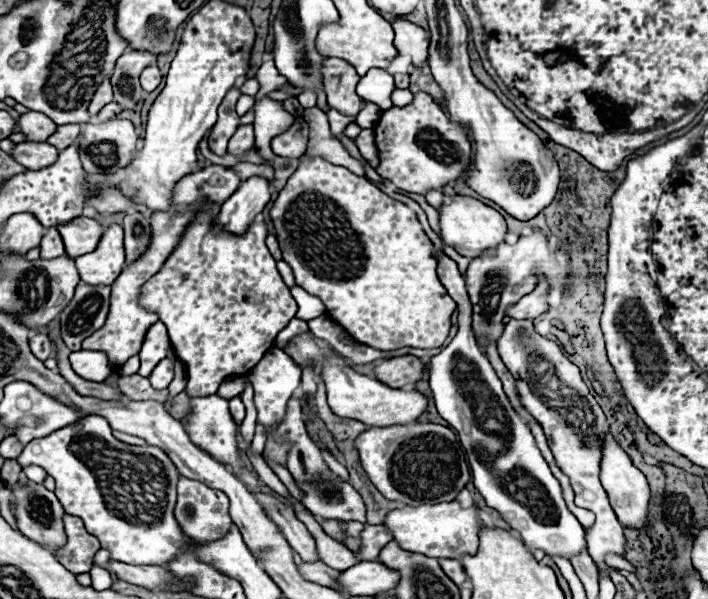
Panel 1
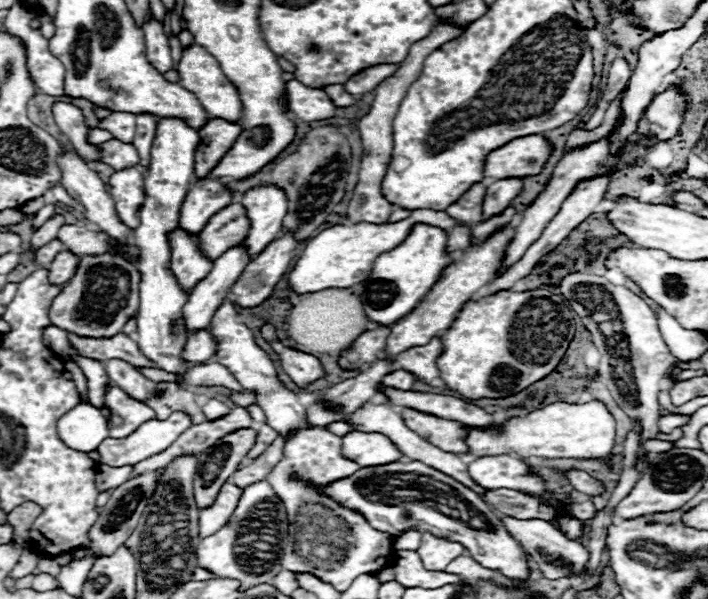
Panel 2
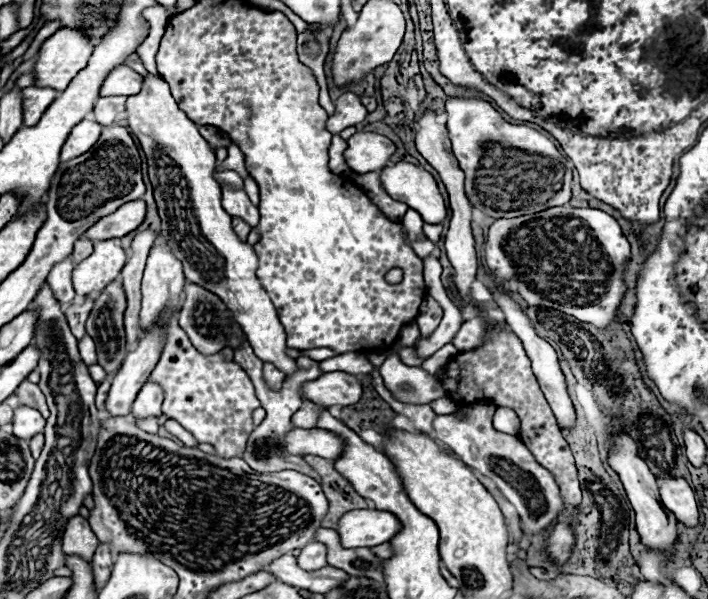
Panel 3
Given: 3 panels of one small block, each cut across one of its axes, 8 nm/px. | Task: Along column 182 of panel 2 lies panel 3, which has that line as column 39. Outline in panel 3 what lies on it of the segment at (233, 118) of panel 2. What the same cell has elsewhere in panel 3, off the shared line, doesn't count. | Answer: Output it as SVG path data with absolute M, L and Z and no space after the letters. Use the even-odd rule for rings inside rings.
M62 28L52 34L40 48L34 64L34 86L62 92L68 82L88 64L92 44L84 30Z

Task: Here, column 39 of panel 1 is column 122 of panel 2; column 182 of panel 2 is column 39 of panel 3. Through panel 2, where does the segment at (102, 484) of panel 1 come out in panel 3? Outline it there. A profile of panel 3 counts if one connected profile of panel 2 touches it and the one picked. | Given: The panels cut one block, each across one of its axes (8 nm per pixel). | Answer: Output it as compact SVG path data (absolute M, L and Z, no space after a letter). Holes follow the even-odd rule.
M18 406L14 408L14 436L22 436L24 440L30 440L30 436L34 436L34 432L42 432L44 430L46 420L42 418L42 414L30 406Z

